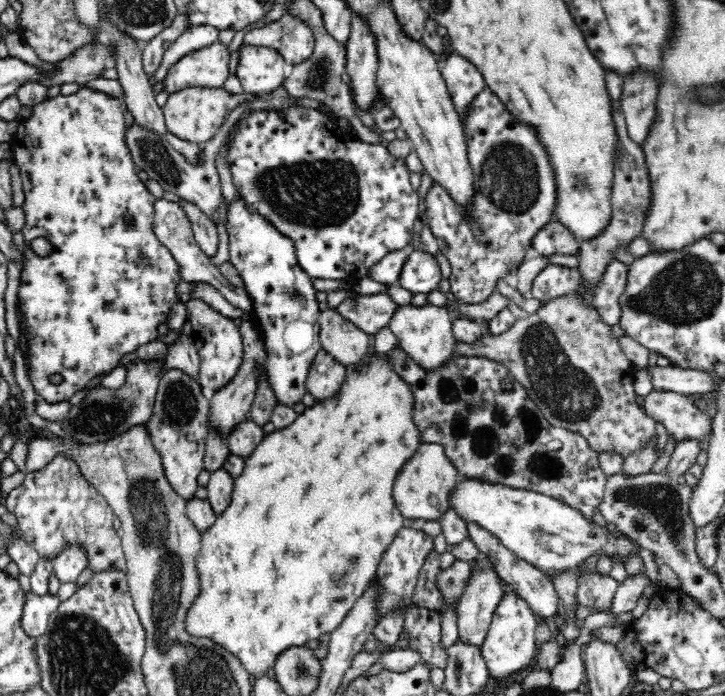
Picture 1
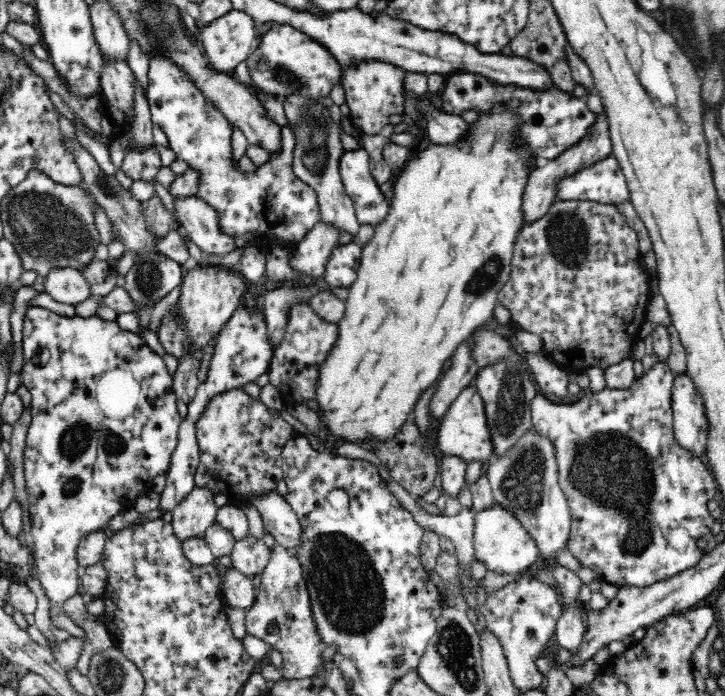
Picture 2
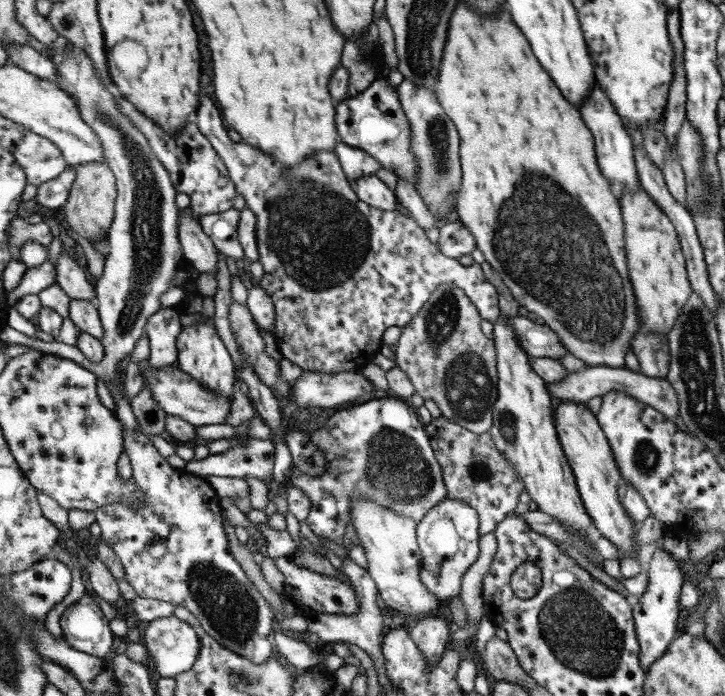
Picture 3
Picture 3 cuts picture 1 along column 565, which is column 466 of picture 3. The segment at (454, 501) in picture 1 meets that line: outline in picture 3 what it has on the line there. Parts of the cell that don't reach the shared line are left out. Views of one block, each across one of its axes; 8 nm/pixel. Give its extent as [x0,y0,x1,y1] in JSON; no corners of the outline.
[417,498,480,601]

